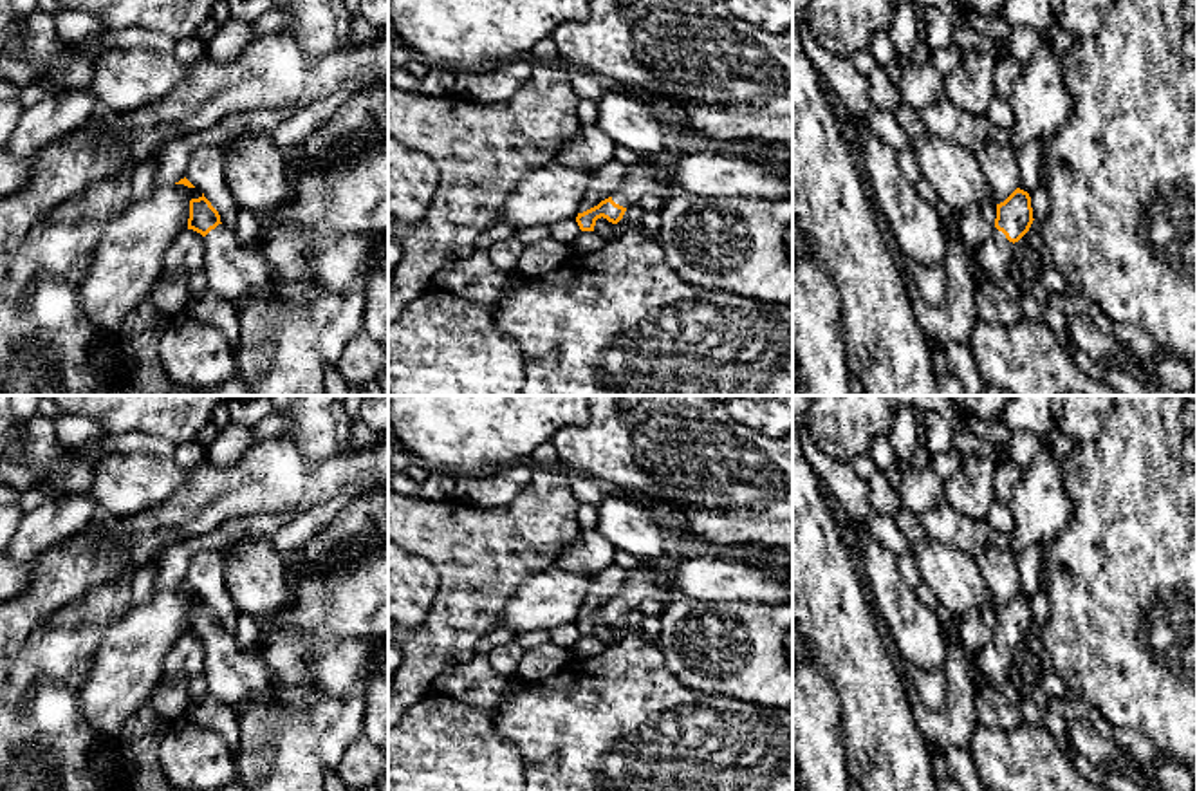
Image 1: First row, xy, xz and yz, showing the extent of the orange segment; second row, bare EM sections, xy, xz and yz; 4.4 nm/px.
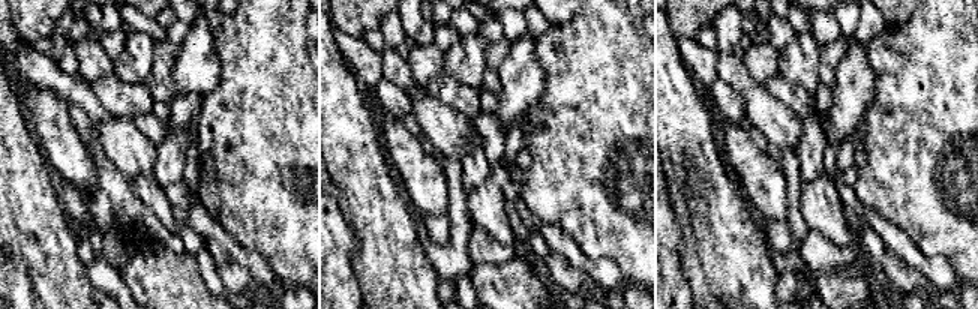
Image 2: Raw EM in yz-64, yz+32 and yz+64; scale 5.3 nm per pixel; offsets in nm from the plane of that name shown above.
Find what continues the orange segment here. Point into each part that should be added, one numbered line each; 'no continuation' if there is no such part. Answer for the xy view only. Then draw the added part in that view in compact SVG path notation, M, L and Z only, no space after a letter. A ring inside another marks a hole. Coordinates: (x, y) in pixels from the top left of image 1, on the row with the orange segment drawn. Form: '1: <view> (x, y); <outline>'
1: xy (233, 269); M218 224L204 237L204 275L208 289L226 300L249 293L276 298L283 285L265 256L264 233L240 242L235 229Z

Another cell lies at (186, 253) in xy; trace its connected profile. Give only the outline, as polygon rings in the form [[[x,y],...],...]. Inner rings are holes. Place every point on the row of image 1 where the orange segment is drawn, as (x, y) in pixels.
[[[182,229],[164,253],[162,275],[182,275],[204,271],[204,237],[193,229]]]

